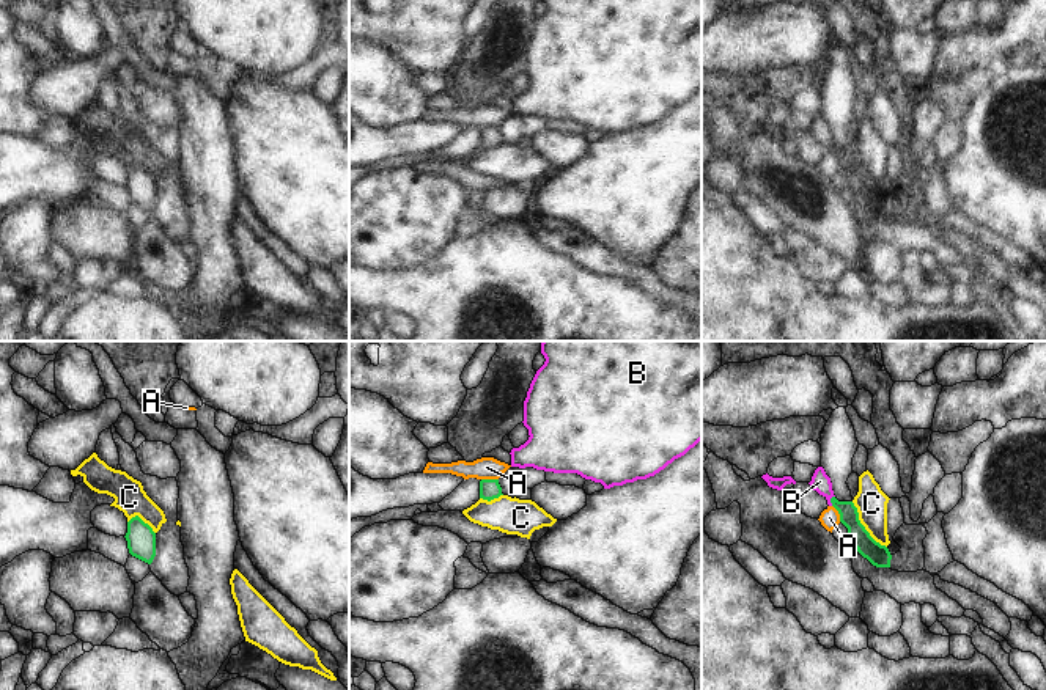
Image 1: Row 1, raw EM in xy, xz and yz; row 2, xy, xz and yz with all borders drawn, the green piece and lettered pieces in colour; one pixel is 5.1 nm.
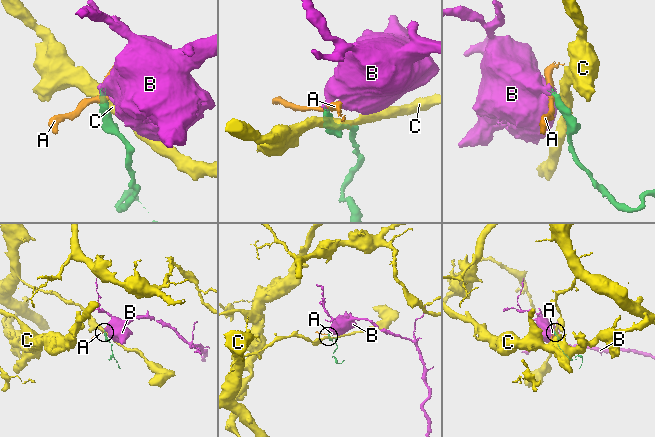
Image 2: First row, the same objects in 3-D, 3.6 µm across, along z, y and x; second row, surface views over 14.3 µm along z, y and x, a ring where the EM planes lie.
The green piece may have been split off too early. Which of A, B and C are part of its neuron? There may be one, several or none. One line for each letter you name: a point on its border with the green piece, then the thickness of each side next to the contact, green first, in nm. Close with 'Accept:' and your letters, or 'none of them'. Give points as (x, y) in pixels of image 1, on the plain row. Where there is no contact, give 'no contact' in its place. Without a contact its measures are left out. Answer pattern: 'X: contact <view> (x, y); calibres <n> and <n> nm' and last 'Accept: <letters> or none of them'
B: contact yz (831, 148); calibres 100 and 100 nm
Accept: B

